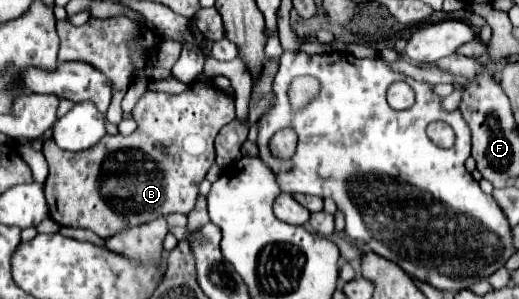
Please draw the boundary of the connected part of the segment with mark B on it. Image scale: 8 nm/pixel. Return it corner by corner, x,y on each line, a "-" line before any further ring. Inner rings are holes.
192,81
178,95
146,91
136,103
132,115
138,125
134,133
106,133
104,139
100,139
100,143
96,143
96,147
88,151
72,153
56,147
52,139
44,141
42,153
50,167
44,191
50,207
50,217
58,225
82,227
94,231
98,237
112,237
114,233
126,227
136,227
140,223
154,221
160,215
192,211
198,197
198,185
204,181
208,169
214,165
216,159
214,137
224,125
234,121
234,97
212,83
-
156,141
162,141
166,145
166,153
154,149

